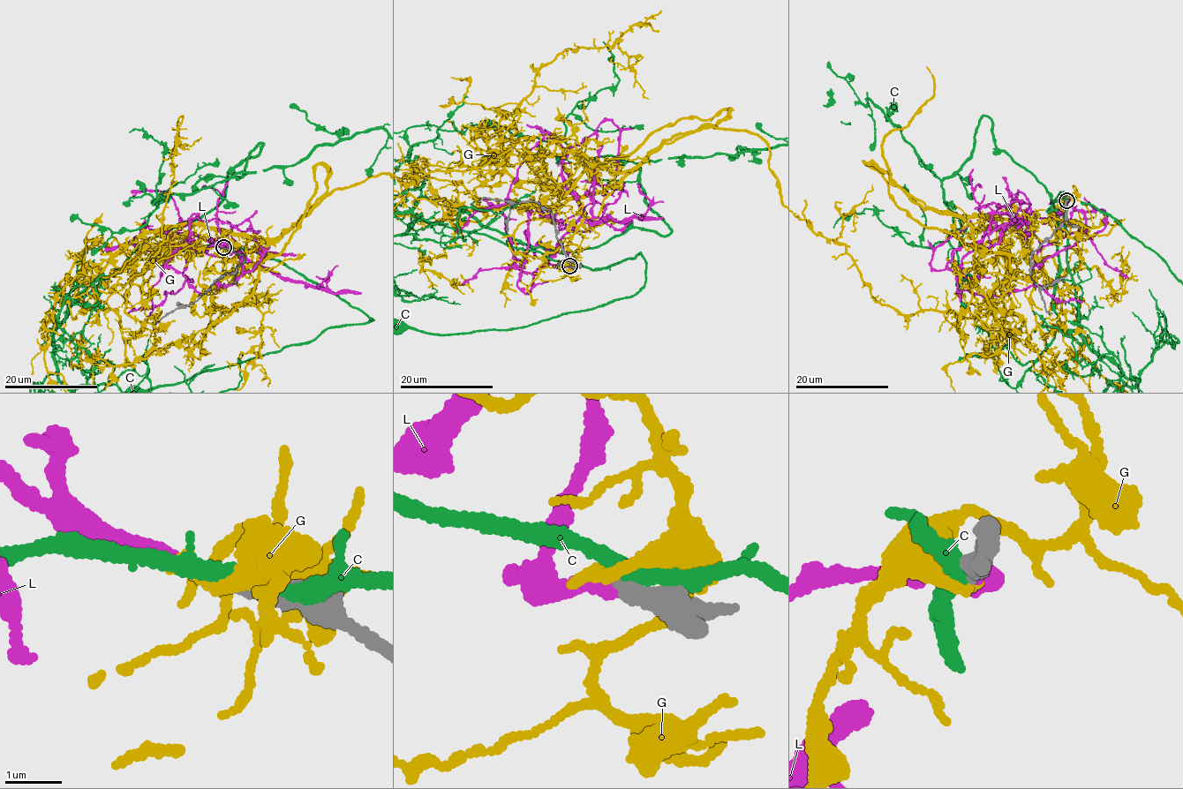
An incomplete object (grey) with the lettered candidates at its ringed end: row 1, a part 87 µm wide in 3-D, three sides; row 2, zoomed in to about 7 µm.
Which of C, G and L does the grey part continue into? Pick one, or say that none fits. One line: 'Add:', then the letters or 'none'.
Add: L

